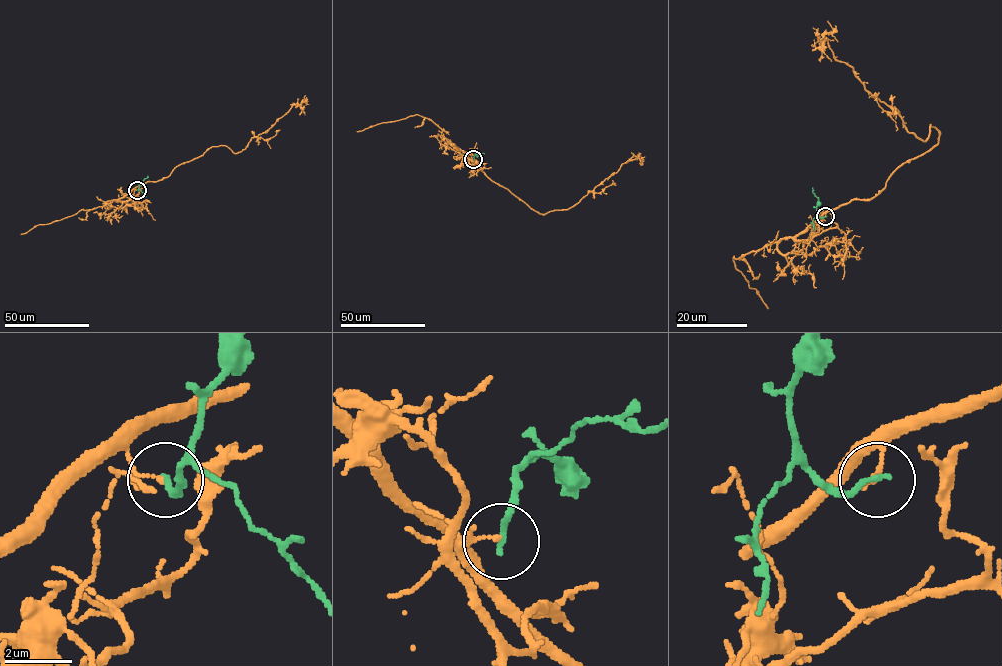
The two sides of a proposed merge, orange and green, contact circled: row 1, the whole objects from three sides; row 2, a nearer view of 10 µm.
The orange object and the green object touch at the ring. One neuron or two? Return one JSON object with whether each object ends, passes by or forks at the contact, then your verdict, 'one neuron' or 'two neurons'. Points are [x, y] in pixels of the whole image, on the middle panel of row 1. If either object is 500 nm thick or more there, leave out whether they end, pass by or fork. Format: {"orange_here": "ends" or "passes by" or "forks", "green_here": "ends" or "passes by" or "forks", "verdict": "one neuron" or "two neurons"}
{"orange_here": "ends", "green_here": "ends", "verdict": "two neurons"}

